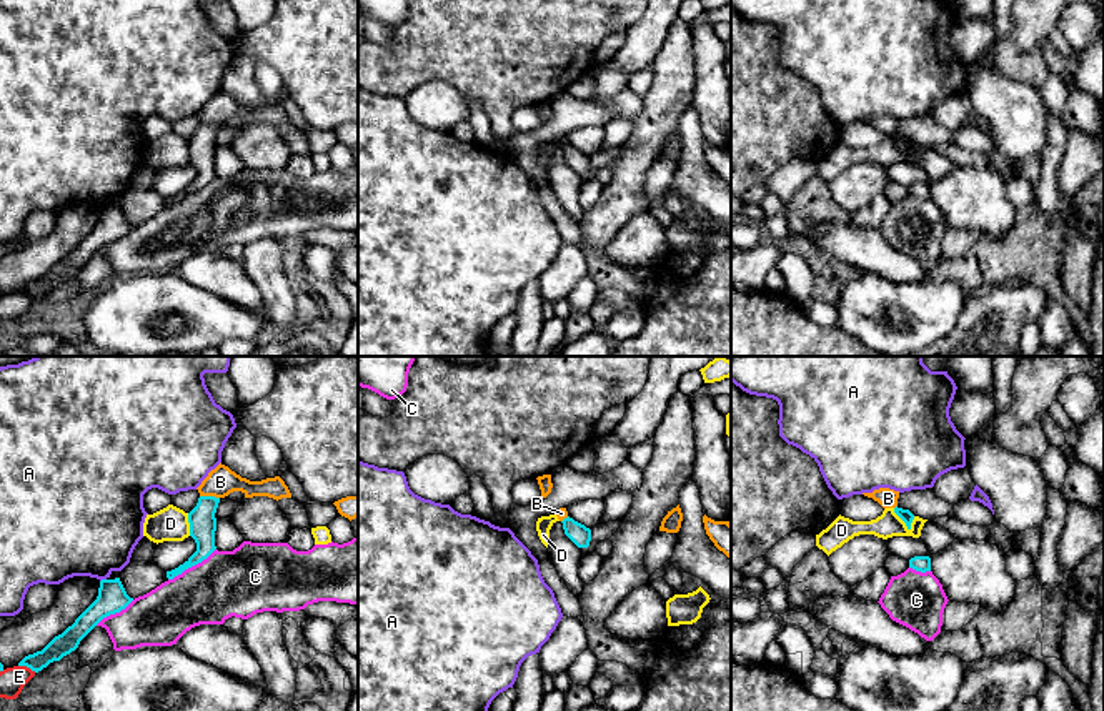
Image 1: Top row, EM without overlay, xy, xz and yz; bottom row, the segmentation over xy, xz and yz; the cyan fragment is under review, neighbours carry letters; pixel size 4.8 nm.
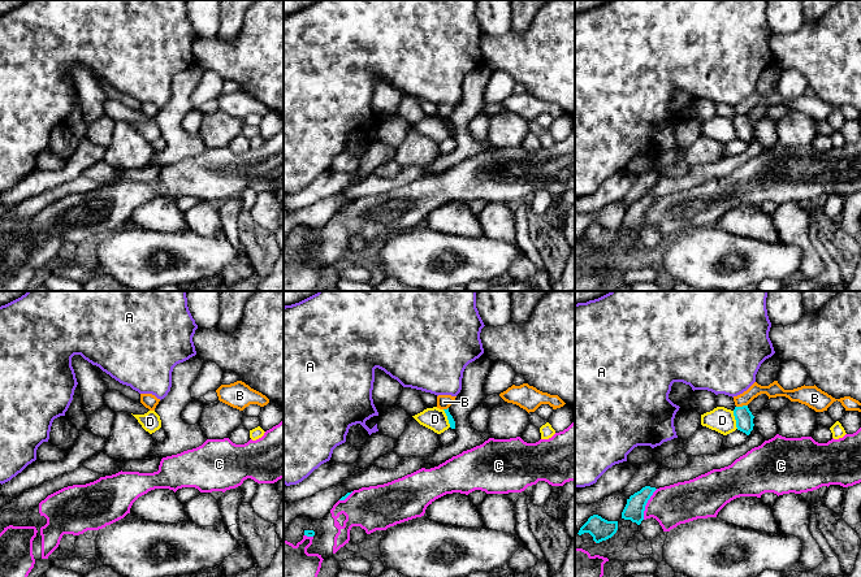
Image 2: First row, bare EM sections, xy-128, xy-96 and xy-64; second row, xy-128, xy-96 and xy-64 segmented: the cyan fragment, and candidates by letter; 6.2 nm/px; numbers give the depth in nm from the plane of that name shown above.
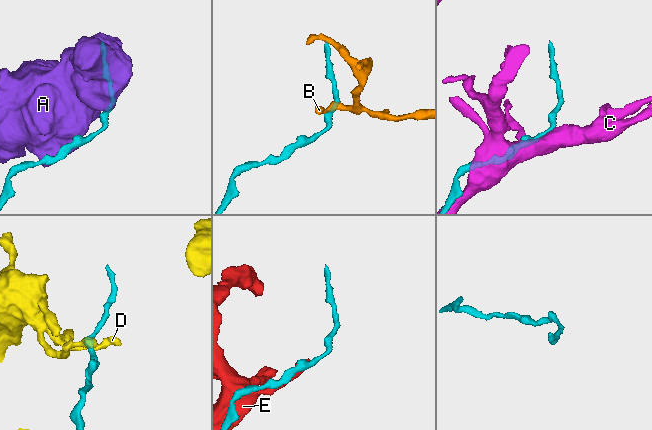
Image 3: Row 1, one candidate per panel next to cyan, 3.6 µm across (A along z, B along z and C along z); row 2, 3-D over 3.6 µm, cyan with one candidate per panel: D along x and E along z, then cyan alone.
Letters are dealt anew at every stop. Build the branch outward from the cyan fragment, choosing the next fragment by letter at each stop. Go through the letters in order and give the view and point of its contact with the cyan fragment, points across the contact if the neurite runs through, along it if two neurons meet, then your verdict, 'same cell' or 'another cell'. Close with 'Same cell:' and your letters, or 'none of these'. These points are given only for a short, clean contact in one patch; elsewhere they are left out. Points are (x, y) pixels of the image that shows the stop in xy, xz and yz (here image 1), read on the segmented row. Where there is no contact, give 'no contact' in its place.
A: xy (102, 580) | along xy (105, 578), (100, 581) | another cell
B: xy (210, 497) | along xy (200, 495), (218, 498) | another cell
C: xy (192, 565) | another cell
D: yz (901, 518) | along yz (893, 508), (910, 530) | another cell
E: xy (27, 666) | another cell
Same cell: none of these

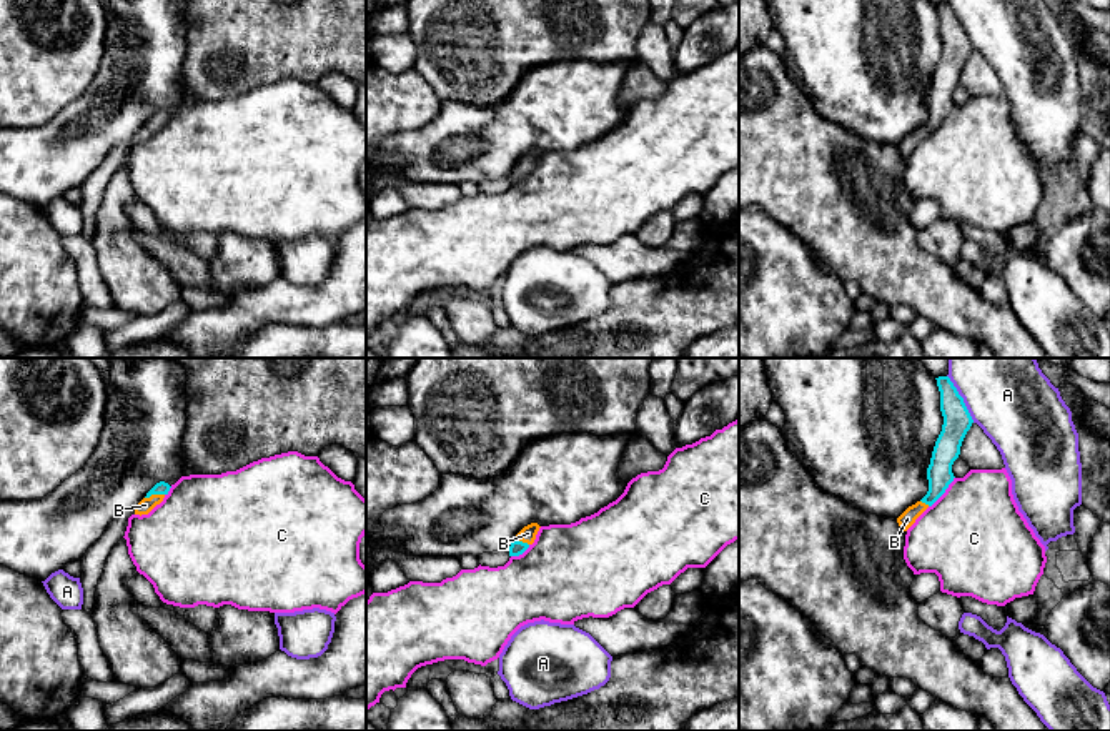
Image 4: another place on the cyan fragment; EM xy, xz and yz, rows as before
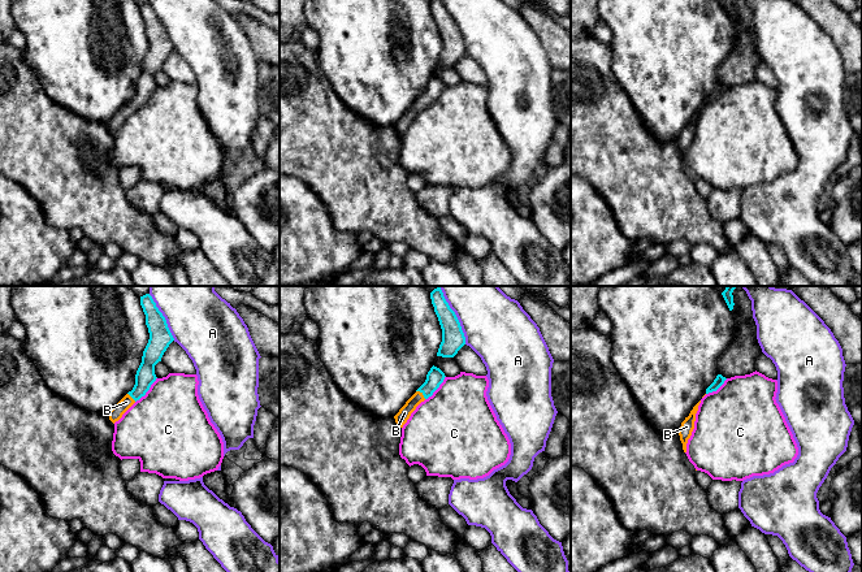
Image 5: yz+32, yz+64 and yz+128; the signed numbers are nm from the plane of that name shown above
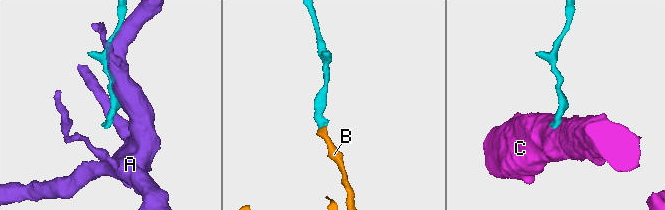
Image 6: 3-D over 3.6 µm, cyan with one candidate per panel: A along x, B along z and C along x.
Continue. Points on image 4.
A: yz (962, 398) | along yz (947, 375), (974, 422) | another cell
B: xy (153, 493) | another cell
C: yz (944, 492) | along yz (954, 477), (949, 487), (929, 507) | another cell
Same cell: none of these

